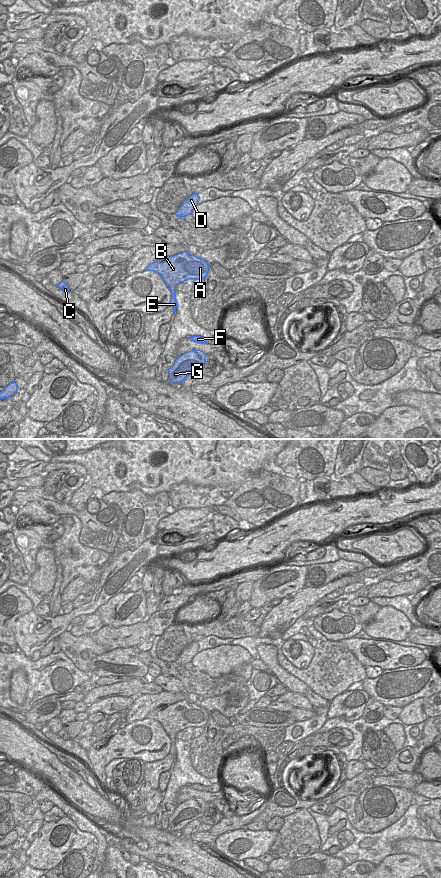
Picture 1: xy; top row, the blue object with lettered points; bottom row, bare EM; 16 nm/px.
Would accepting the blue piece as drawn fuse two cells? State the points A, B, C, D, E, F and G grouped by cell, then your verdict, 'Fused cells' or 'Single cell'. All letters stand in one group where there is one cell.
Groups: A B C D / E F G. Fused cells.

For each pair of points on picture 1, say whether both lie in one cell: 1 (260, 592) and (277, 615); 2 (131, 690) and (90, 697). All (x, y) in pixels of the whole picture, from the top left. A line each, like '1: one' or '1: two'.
1: two
2: one

